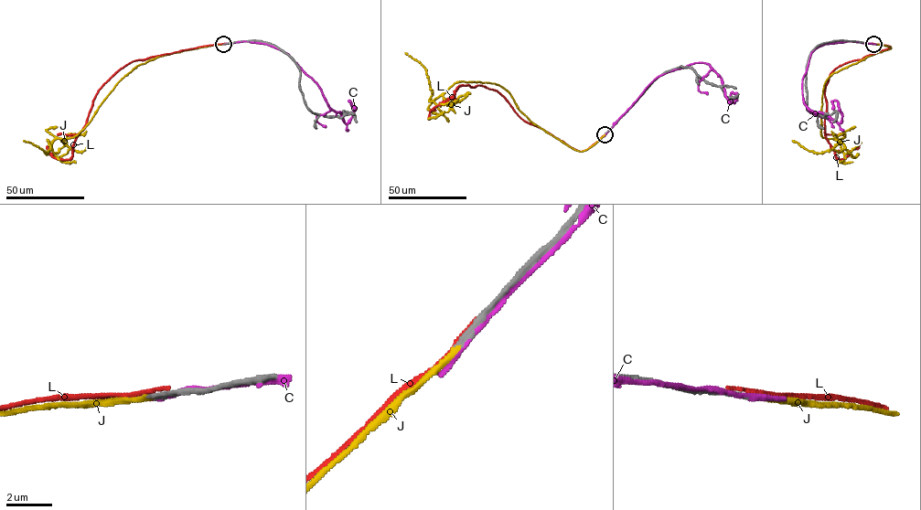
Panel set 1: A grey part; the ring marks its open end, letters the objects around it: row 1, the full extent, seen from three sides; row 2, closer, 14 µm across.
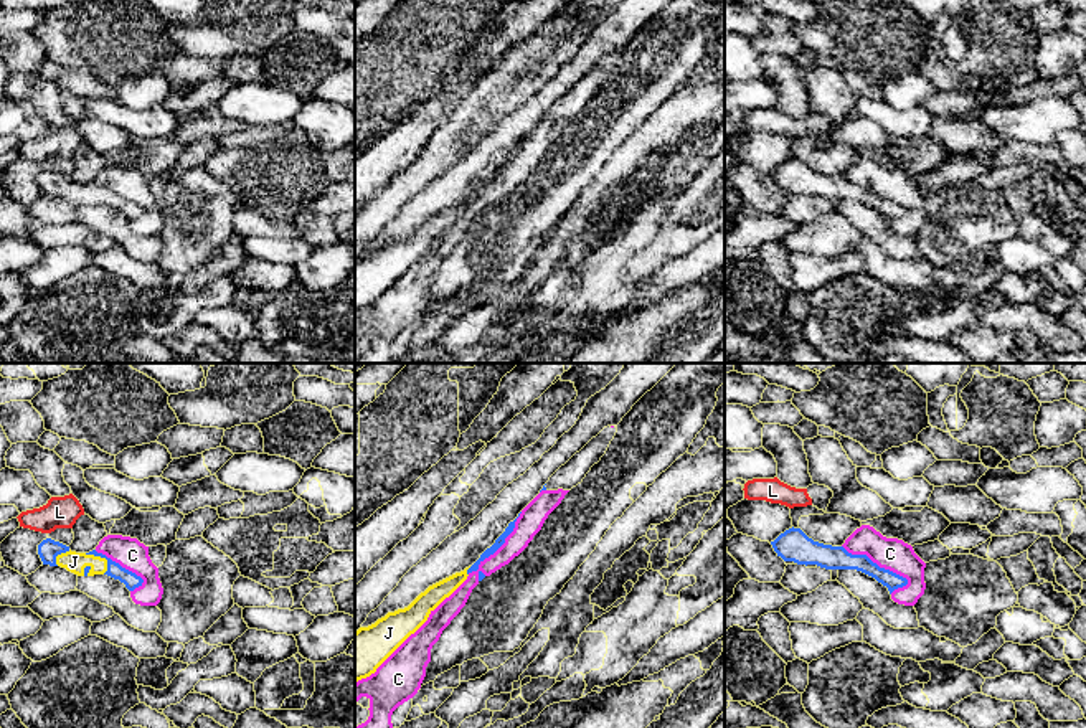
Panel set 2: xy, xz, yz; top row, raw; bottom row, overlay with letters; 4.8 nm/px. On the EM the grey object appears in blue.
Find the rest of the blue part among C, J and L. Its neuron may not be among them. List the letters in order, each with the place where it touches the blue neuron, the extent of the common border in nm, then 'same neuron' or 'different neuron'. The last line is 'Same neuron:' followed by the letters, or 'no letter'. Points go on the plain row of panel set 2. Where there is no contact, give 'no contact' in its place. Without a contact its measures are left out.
C: xz (499, 177) | 400 nm | different neuron
J: xy (101, 187) | 150 nm | same neuron
L: no contact | different neuron
Same neuron: J

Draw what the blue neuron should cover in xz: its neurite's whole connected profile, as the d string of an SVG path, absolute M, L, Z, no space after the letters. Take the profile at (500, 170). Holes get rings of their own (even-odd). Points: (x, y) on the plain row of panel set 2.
M510 152L505 162L487 178L480 188L460 203L456 203L421 223L408 238L388 243L368 258L355 262L355 314L370 307L376 299L429 248L429 244L449 228L479 195L493 185L505 168L513 162L515 152Z

